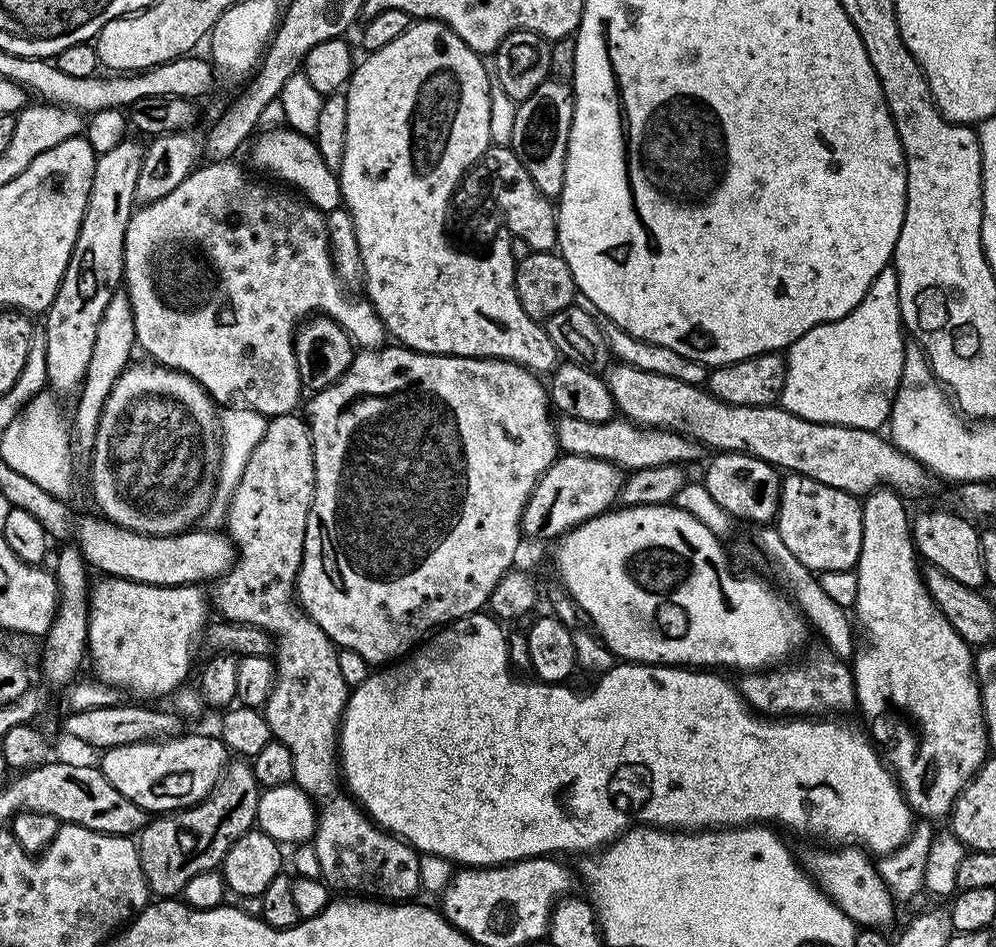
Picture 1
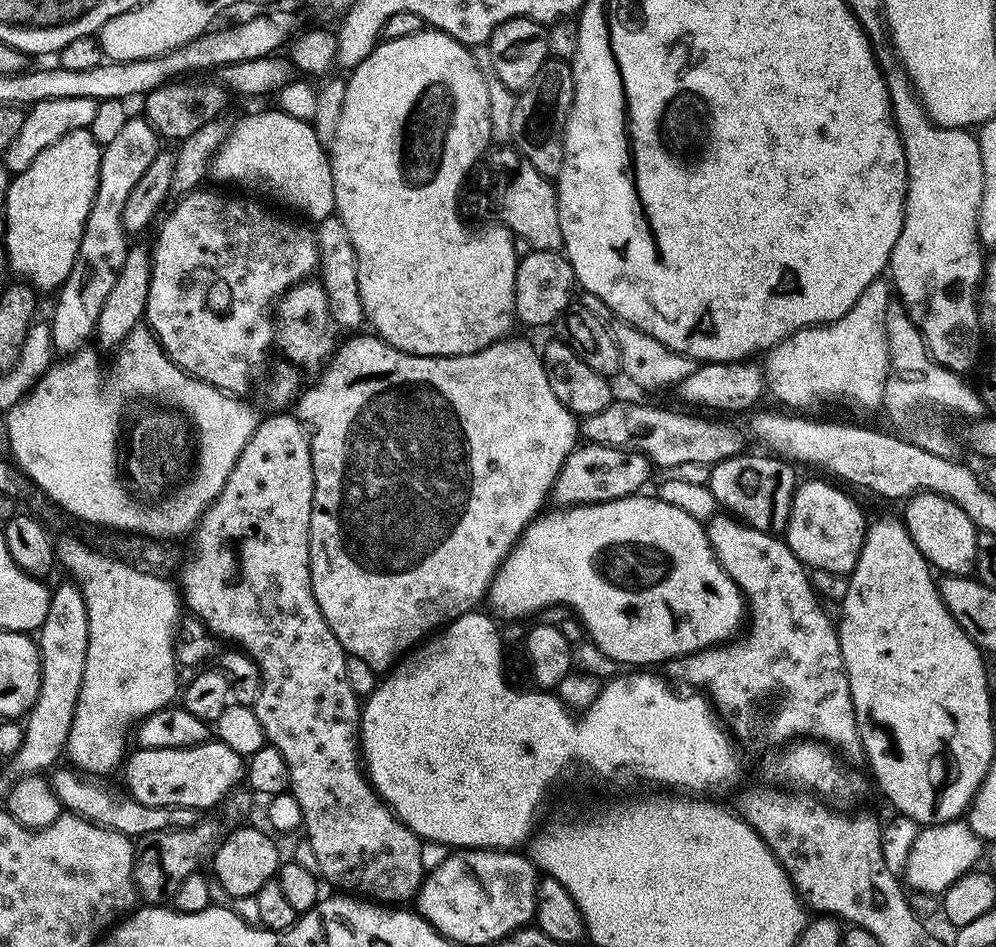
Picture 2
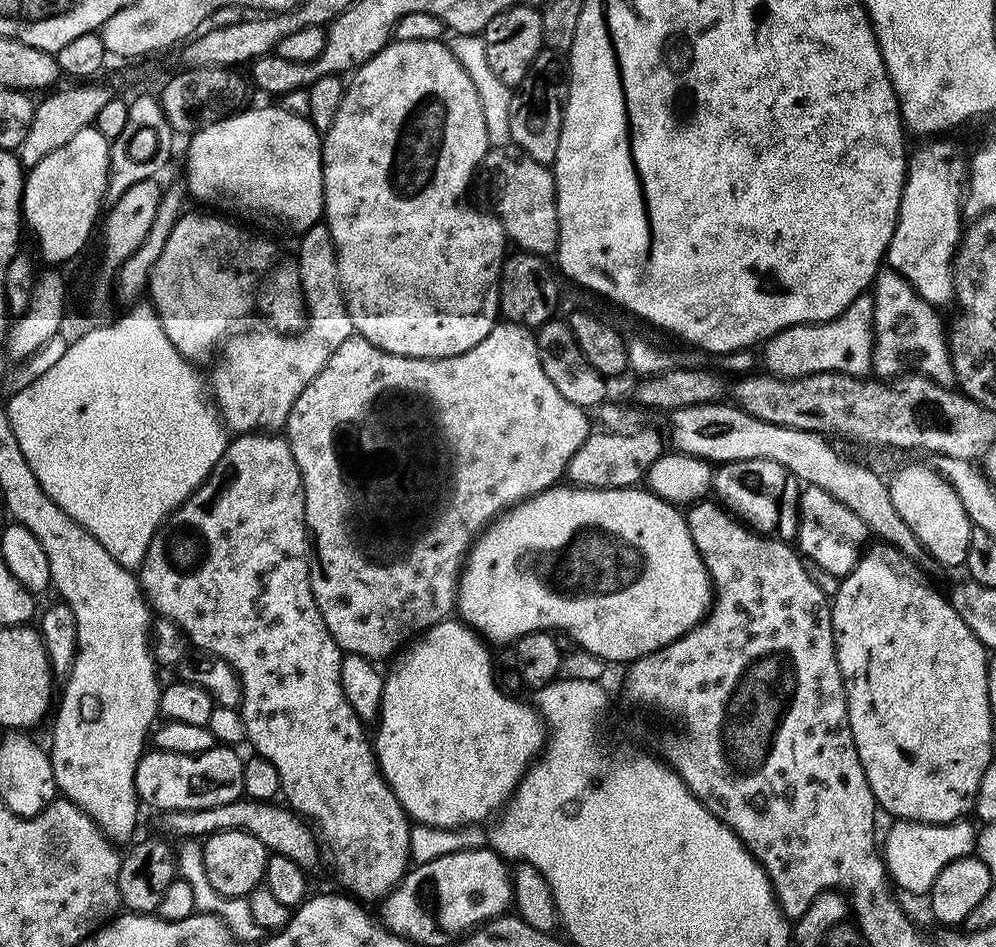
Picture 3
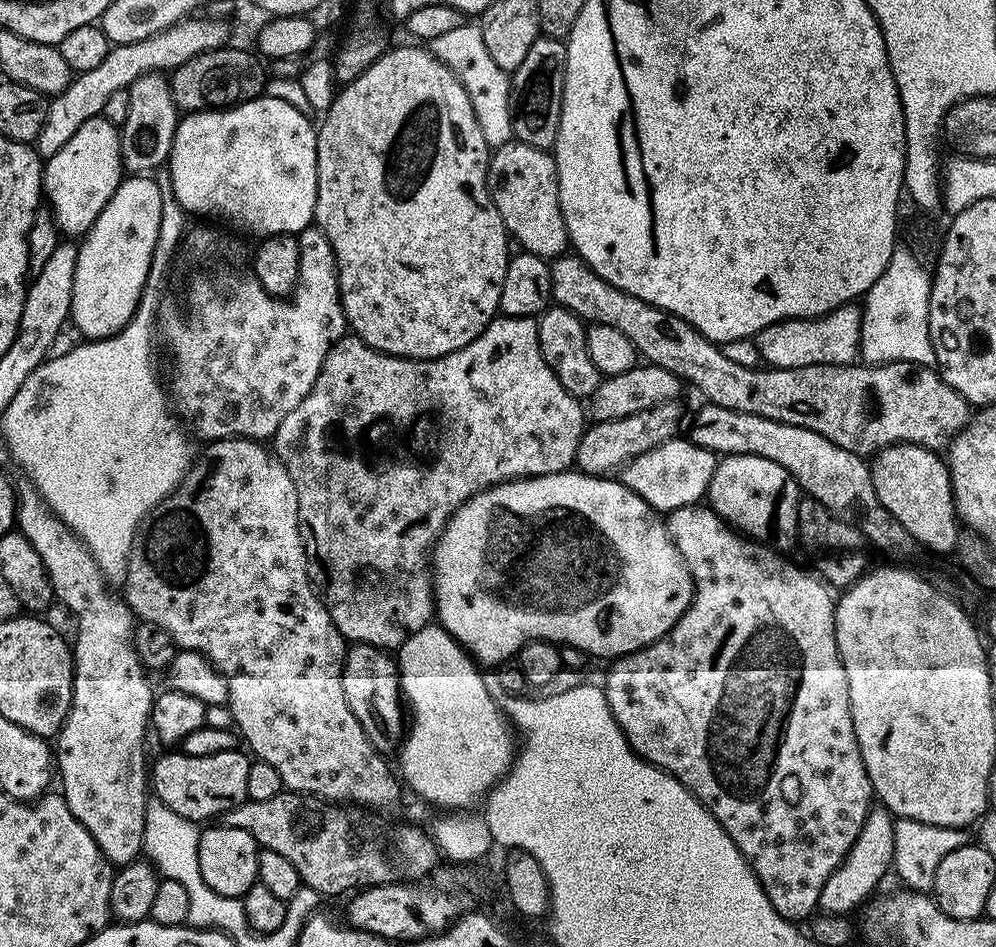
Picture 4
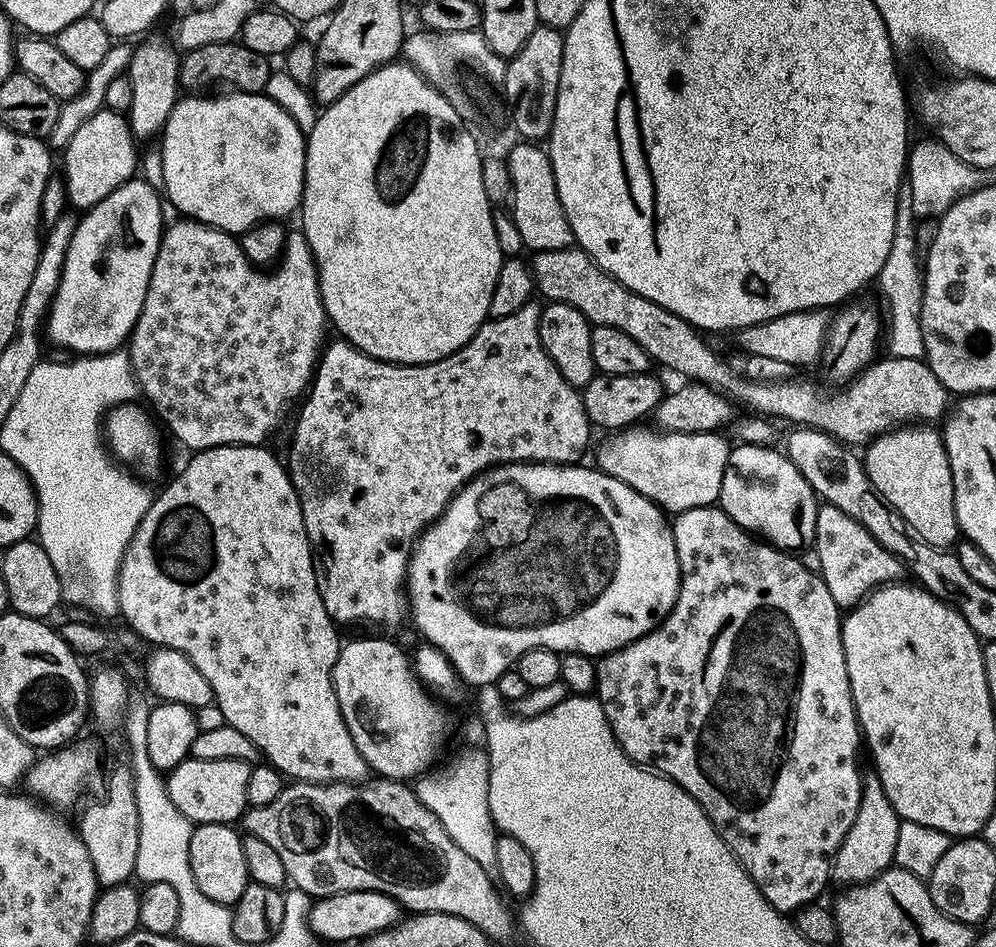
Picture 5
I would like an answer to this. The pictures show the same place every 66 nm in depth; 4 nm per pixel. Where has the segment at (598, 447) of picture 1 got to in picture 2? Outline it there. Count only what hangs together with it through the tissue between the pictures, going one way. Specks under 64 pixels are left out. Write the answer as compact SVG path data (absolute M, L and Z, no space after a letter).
M616 398L606 406L606 410L583 417L582 432L583 435L584 432L588 435L585 437L591 443L641 452L657 469L676 468L679 464L711 466L745 451L745 437L742 432L740 437L740 432L734 425L723 424L720 421L723 419L709 418L704 414L694 415L698 416L687 416L684 412L670 412L664 408L654 408L650 404L635 404L632 400Z

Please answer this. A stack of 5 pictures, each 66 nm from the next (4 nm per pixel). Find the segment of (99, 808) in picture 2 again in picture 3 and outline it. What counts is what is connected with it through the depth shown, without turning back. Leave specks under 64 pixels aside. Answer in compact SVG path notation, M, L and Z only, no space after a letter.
M241 798L230 802L226 806L214 806L206 810L174 810L173 812L165 812L162 819L164 819L164 824L170 831L181 832L181 837L184 838L207 838L214 835L215 832L221 832L222 830L242 830L246 834L254 834L254 838L258 838L258 842L262 842L268 848L269 853L290 858L294 862L298 862L300 867L305 870L311 869L311 864L316 860L318 840L310 827L309 821L301 818L291 808L287 806L279 808L278 805L279 803L267 800Z

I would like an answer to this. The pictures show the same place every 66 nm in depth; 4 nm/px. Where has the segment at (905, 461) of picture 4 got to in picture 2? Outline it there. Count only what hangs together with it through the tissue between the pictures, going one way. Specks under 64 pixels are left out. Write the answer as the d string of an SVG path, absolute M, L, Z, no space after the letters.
M917 492L915 496L907 497L904 506L904 525L908 528L914 546L918 546L929 565L940 574L968 576L974 569L974 546L978 529L974 522L970 522L966 510L933 492Z

